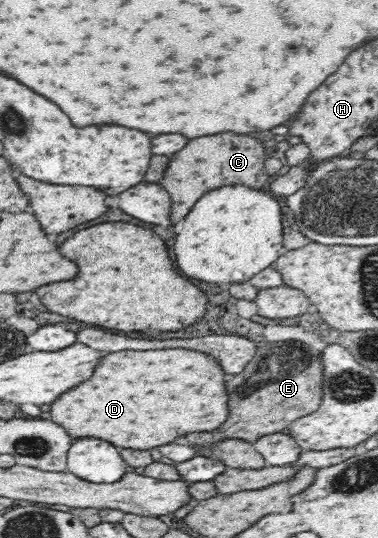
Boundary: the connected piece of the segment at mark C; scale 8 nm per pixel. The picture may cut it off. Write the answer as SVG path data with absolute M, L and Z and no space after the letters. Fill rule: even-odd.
M232 132L224 134L214 134L214 136L200 136L196 140L190 140L186 148L182 148L170 162L164 178L161 180L162 186L171 196L171 216L172 224L182 220L190 208L204 196L204 192L212 189L222 188L228 184L244 185L252 189L260 189L273 177L264 168L266 162L265 144L269 140L258 140L267 138L250 134L248 136L238 136Z

